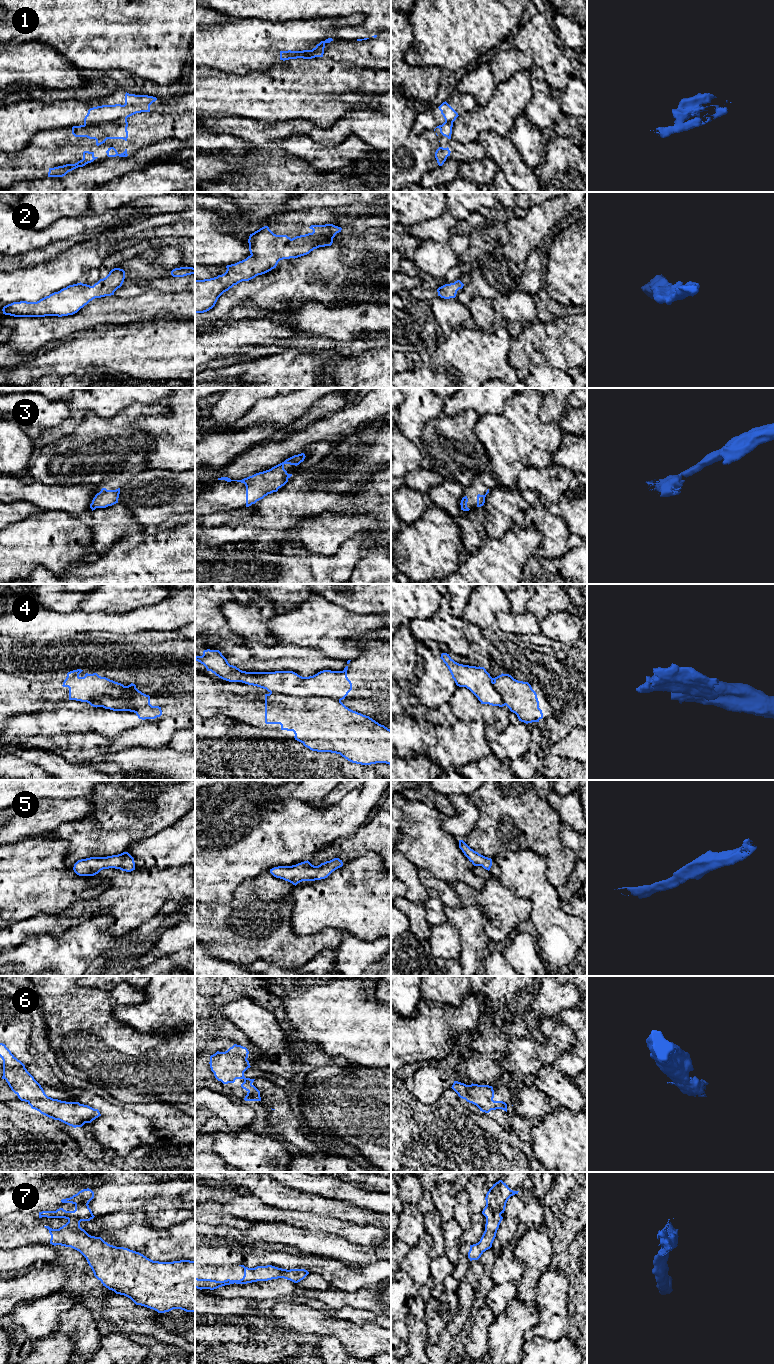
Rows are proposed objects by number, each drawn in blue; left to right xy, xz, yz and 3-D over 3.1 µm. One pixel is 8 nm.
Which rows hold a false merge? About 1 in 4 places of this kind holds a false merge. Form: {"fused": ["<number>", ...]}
{"fused": ["1", "4"]}

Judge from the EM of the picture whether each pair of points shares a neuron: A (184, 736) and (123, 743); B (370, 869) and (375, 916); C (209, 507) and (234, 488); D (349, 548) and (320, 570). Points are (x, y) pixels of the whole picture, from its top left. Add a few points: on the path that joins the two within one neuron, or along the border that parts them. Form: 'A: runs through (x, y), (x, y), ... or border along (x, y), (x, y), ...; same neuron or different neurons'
A: border along (184, 728), (178, 729), (166, 744); different neurons
B: runs through (370, 881), (370, 902), (372, 904); same neuron
C: runs through (215, 501), (221, 495), (228, 494); same neuron
D: runs through (343, 555), (327, 570); same neuron

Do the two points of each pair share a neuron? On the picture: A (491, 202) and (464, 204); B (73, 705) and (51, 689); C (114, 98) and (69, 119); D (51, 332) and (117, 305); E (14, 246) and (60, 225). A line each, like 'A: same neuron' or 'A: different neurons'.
A: same neuron
B: different neurons
C: same neuron
D: same neuron
E: same neuron

